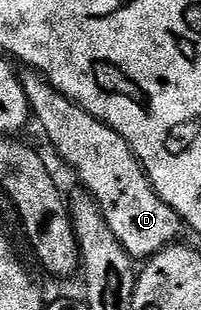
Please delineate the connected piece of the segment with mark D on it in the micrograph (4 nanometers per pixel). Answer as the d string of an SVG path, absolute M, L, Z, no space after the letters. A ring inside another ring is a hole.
M23 68L20 80L31 114L42 124L55 151L78 172L81 188L94 198L112 235L116 235L126 254L135 259L149 259L166 246L175 244L184 230L182 216L160 199L130 144L105 121L96 119L75 101L57 93L41 73Z

